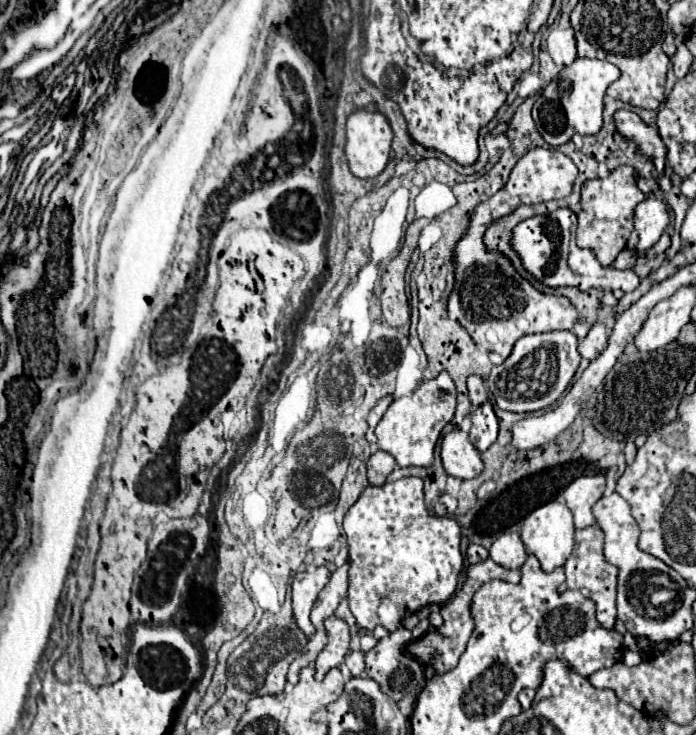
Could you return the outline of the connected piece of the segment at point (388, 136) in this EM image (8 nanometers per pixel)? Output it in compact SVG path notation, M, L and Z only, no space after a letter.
M354 110L346 120L346 158L352 174L358 178L374 178L388 164L392 144L392 128L382 112Z

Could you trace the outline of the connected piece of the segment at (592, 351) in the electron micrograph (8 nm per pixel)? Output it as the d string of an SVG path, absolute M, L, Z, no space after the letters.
M602 322L592 324L588 336L578 344L580 356L586 358L586 360L594 360L594 358L600 354L600 350L604 350L604 342L606 342L606 340L608 340L608 330L606 330L606 326L604 326Z

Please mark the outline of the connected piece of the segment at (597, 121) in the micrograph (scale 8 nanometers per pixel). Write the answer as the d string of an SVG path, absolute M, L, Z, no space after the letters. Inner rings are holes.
M576 58L566 66L534 102L532 118L538 132L550 146L566 144L574 134L596 134L602 128L602 108L606 88L620 78L620 70L604 60Z

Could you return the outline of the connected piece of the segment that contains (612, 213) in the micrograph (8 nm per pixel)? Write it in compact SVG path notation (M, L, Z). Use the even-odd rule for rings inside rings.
M620 166L612 170L606 178L594 178L586 180L582 186L582 210L578 214L578 246L590 248L598 262L608 268L614 258L626 248L626 242L632 234L632 218L634 208L638 202L642 202L646 196L636 186L636 170L630 166Z

